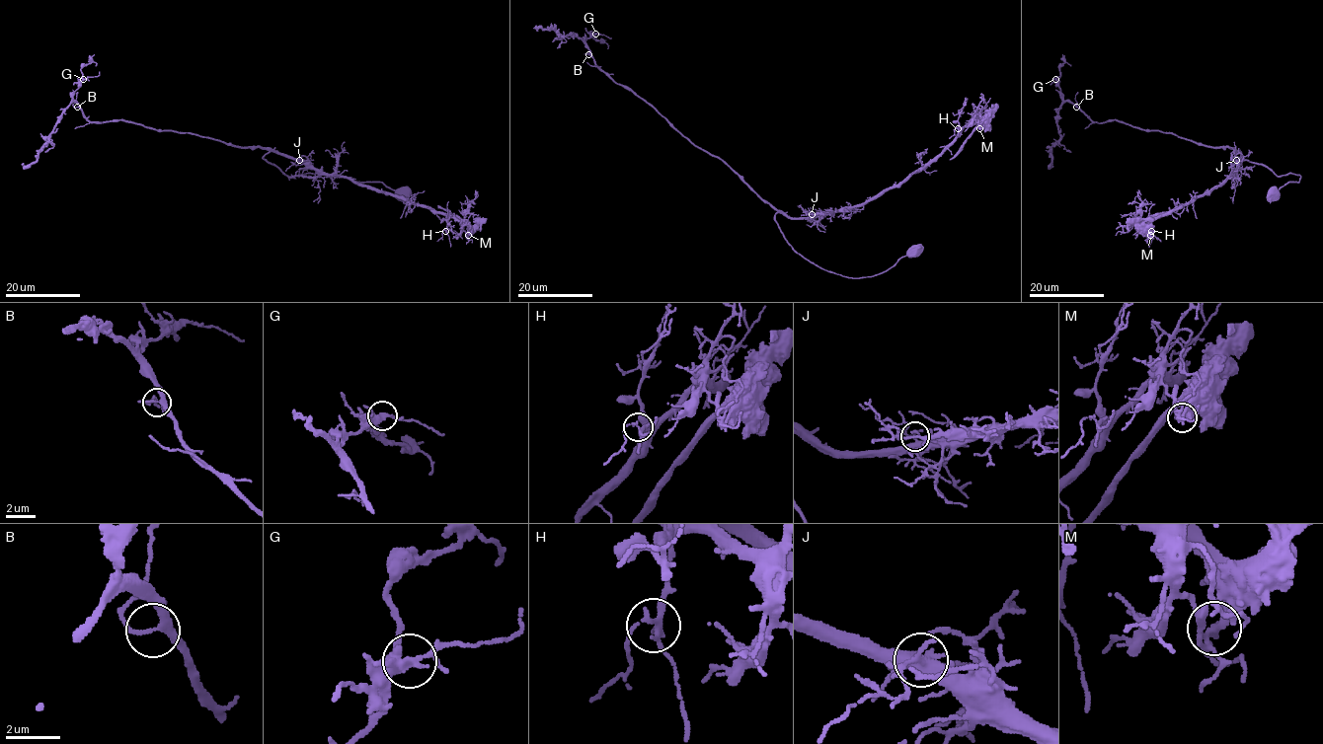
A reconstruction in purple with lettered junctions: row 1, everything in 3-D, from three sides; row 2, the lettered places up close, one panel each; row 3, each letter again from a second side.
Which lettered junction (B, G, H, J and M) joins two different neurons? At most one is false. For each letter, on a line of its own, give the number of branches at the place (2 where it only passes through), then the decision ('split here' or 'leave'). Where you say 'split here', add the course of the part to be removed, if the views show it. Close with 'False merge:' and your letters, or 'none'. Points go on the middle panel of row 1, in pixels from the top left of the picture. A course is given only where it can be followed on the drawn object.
B: branches 4; leave
G: branches 4; leave
H: branches 4; leave
J: branches 4; leave
M: branches 4; split here; course (980, 128), (979, 125), (972, 130), (964, 146), (949, 160)
False merge: M

